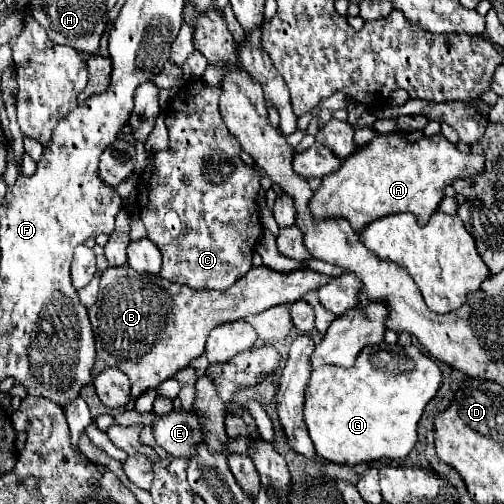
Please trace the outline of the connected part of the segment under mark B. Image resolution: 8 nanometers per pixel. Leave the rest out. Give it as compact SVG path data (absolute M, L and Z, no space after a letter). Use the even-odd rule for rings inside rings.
M260 265L252 267L250 273L240 277L230 289L196 291L166 281L160 275L152 277L128 267L110 267L100 277L100 283L108 285L100 285L98 301L88 309L96 339L96 363L100 369L116 367L132 377L132 397L136 399L146 389L172 379L200 357L204 353L206 335L214 327L262 313L274 305L290 305L302 299L304 293L324 285L328 279L330 277L310 269L278 273Z

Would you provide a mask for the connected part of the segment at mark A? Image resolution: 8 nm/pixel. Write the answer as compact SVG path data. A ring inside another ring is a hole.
M400 131L374 137L364 149L342 161L340 169L326 175L310 201L316 219L346 217L354 231L364 229L370 221L392 213L414 213L418 223L426 223L438 209L444 187L454 179L468 179L482 173L484 157L462 153L440 133L410 143Z

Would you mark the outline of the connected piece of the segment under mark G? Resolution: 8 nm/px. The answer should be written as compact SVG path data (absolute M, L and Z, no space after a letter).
M380 343L366 347L350 369L324 365L312 371L306 393L304 393L304 423L308 435L316 447L316 453L324 459L340 465L372 463L380 459L398 461L404 459L418 439L418 421L424 407L436 395L442 385L442 371L434 359L420 353L416 347L398 347Z

